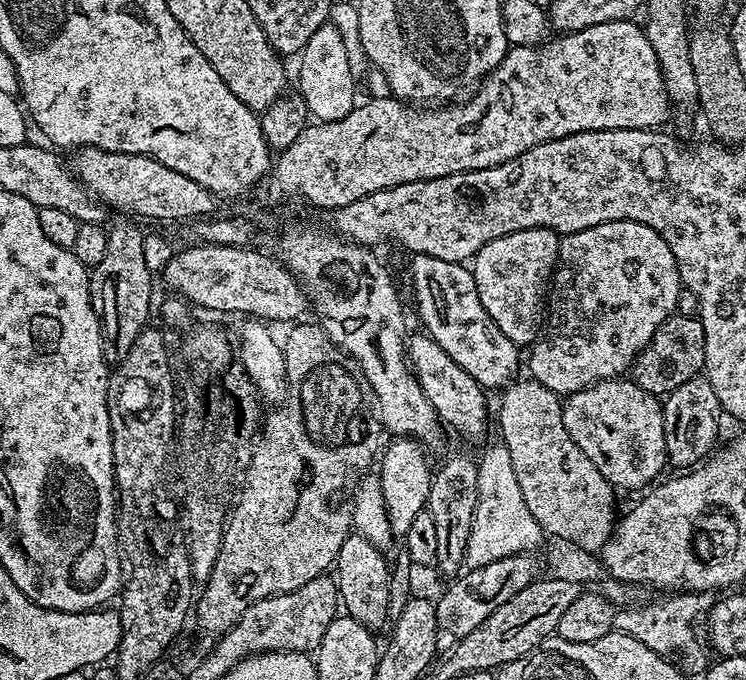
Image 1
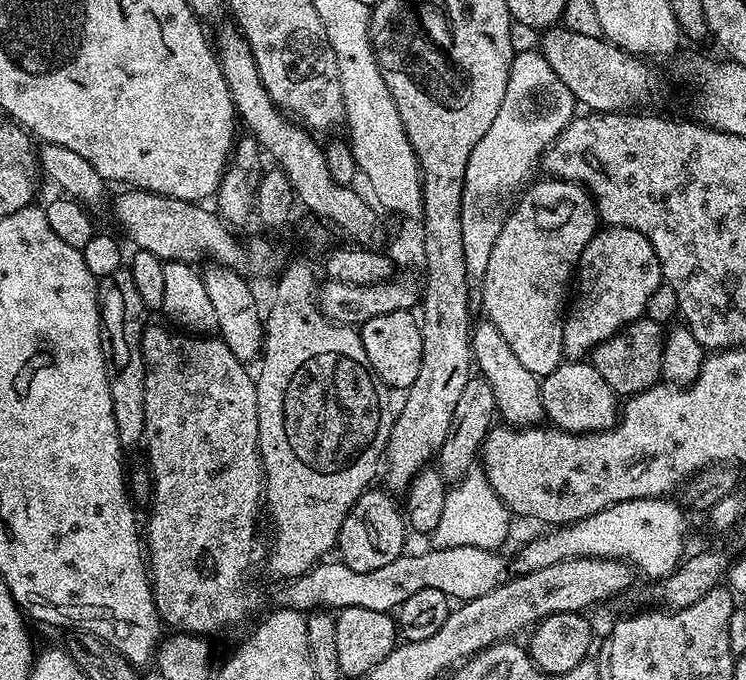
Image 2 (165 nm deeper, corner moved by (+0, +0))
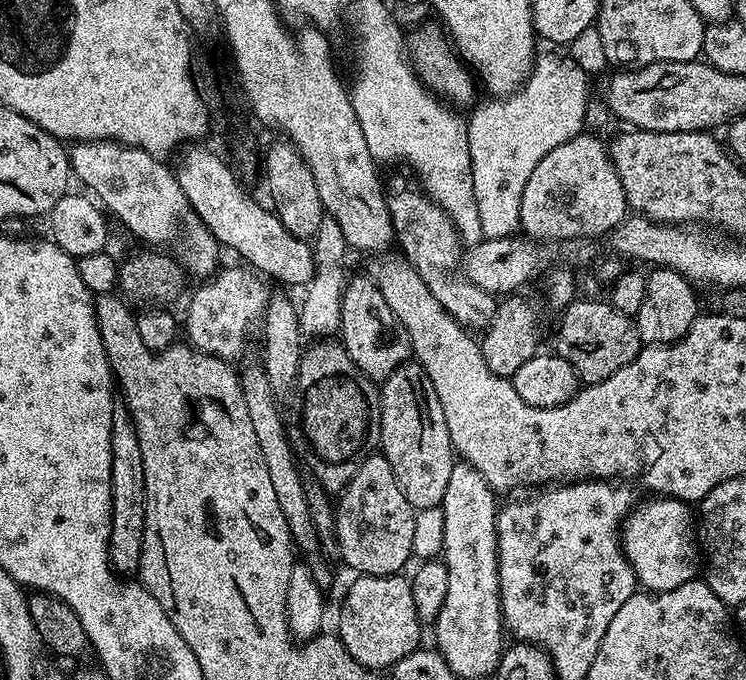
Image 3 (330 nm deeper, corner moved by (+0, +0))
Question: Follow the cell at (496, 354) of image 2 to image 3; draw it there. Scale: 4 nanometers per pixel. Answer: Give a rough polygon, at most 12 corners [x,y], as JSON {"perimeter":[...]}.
{"perimeter":[[420,190],[387,199],[395,243],[461,328],[498,300],[461,273],[451,218]]}

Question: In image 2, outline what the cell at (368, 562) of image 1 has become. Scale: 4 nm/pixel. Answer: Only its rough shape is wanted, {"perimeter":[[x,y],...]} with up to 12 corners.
{"perimeter":[[363,492],[342,522],[338,556],[377,570],[406,552],[405,513]]}

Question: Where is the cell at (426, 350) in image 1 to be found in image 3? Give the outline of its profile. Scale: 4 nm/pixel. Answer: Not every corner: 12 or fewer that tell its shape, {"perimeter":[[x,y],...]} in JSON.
{"perimeter":[[364,274],[342,289],[338,336],[384,381],[412,356],[402,322]]}

